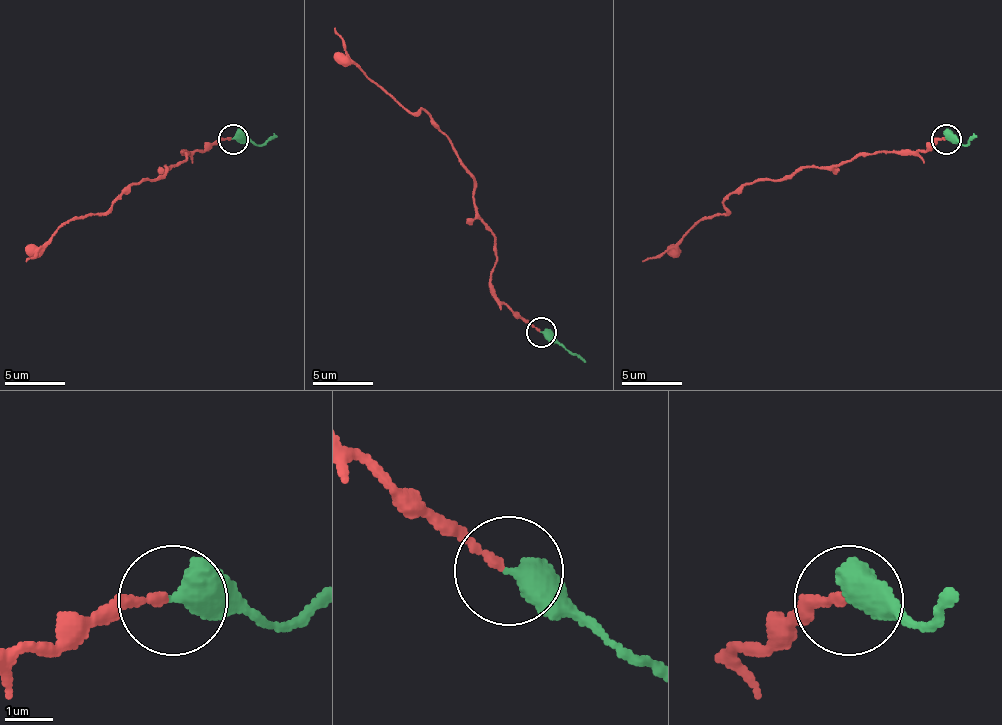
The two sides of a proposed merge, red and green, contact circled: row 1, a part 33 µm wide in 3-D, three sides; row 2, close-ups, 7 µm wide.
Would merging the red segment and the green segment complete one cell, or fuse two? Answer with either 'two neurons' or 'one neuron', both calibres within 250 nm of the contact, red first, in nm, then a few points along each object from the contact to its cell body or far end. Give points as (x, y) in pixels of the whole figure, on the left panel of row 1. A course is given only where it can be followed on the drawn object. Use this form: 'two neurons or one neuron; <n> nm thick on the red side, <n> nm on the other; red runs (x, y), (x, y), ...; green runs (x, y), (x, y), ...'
one neuron; 160 nm thick on the red side, 550 nm on the other; red runs (232, 138), (187, 150), (187, 156), (169, 165), (157, 180), (141, 180), (102, 213), (72, 216), (27, 262); green runs (232, 138), (262, 144), (277, 135)

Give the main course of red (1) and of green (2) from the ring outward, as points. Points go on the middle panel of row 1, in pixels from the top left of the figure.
1: (540, 332), (495, 296), (495, 239), (450, 139), (423, 109), (411, 112), (381, 88), (347, 55), (335, 28)
2: (540, 332), (549, 332), (586, 363)

